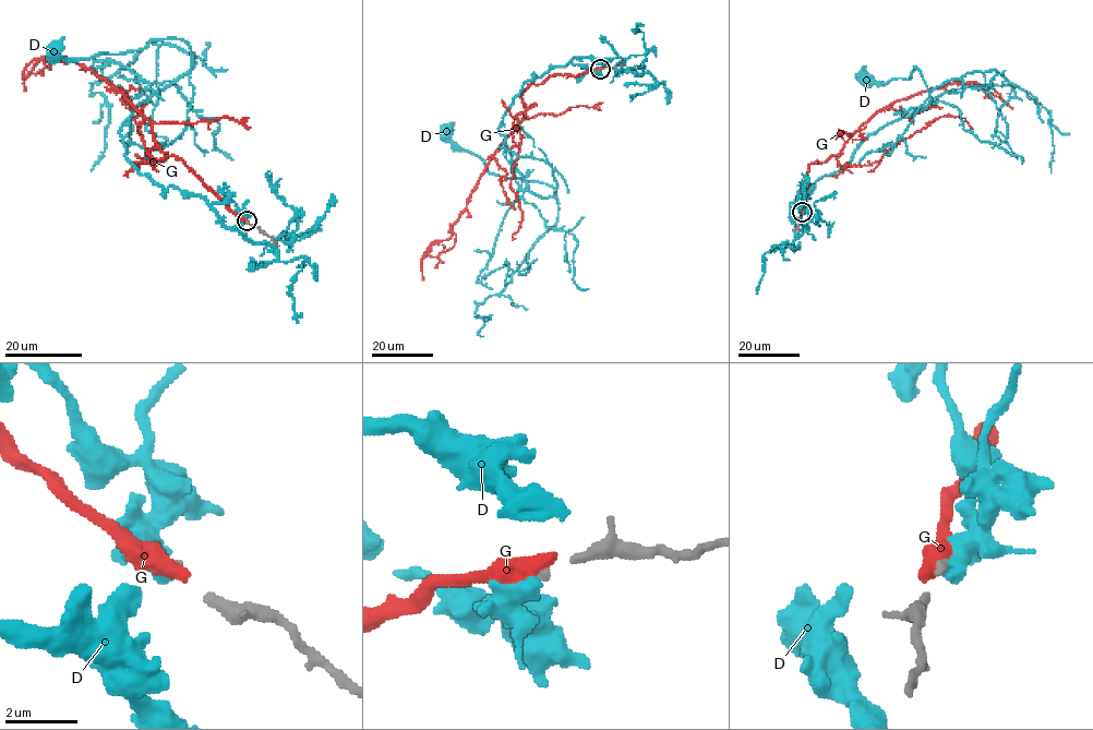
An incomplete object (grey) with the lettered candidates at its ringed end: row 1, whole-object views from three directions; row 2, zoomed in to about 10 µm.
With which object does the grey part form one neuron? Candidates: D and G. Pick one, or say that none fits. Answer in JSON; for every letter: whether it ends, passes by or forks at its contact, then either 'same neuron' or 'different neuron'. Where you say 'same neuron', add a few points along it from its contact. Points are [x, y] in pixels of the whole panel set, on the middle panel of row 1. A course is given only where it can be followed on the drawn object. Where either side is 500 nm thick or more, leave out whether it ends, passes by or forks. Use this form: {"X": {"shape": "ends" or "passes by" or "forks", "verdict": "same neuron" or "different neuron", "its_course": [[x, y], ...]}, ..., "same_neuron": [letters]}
{"D": {"verdict": "different neuron"}, "G": {"verdict": "different neuron"}, "same_neuron": []}

